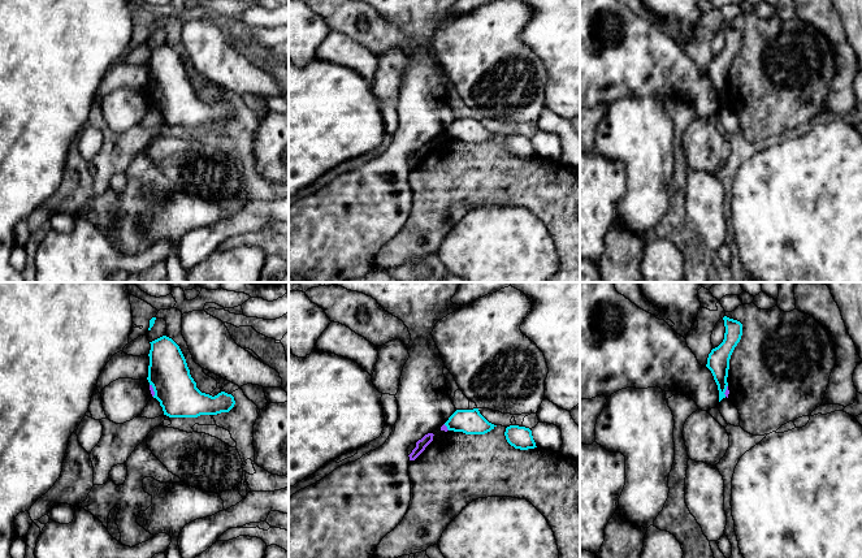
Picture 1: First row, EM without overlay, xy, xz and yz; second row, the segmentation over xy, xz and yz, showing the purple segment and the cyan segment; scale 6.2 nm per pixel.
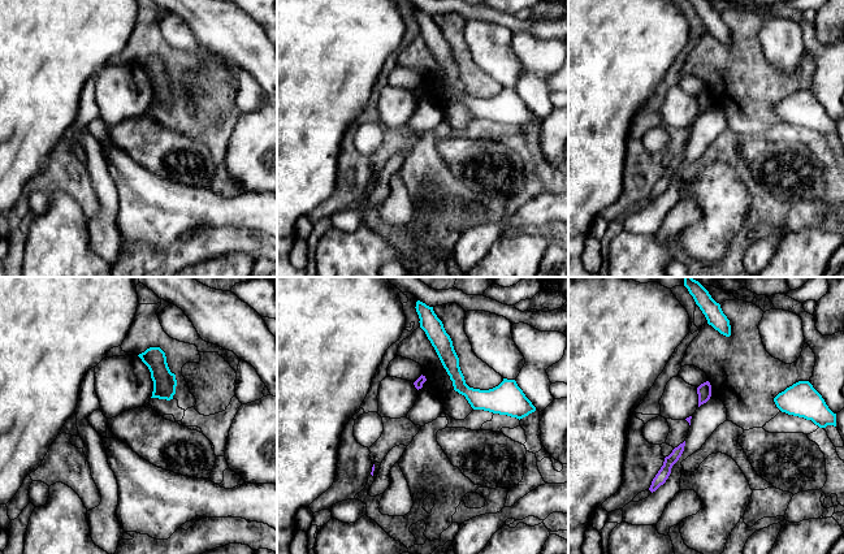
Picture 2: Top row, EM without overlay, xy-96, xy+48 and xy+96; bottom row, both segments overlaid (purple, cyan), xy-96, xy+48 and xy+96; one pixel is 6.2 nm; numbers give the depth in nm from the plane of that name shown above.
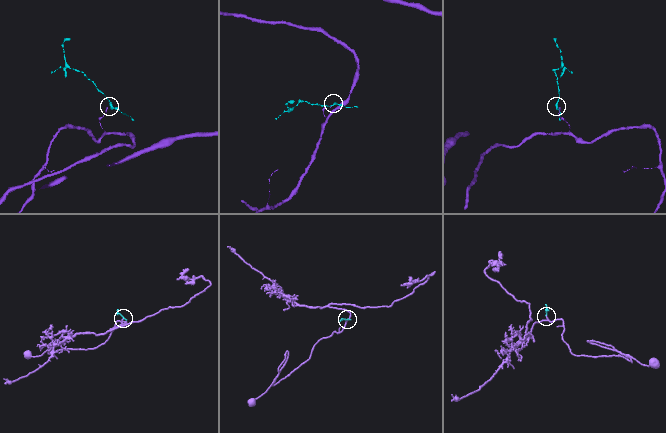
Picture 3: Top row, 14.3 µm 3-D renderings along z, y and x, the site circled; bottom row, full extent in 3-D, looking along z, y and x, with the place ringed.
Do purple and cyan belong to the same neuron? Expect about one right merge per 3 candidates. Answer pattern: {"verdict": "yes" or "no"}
{"verdict": "no"}

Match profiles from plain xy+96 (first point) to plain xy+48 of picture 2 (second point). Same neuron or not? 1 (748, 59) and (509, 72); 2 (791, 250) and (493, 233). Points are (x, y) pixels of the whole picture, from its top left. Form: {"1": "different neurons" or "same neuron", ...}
{"1": "different neurons", "2": "different neurons"}

